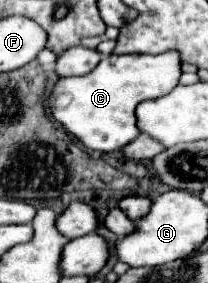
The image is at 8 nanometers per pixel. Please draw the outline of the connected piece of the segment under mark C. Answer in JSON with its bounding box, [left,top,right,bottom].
[49,52,181,152]

